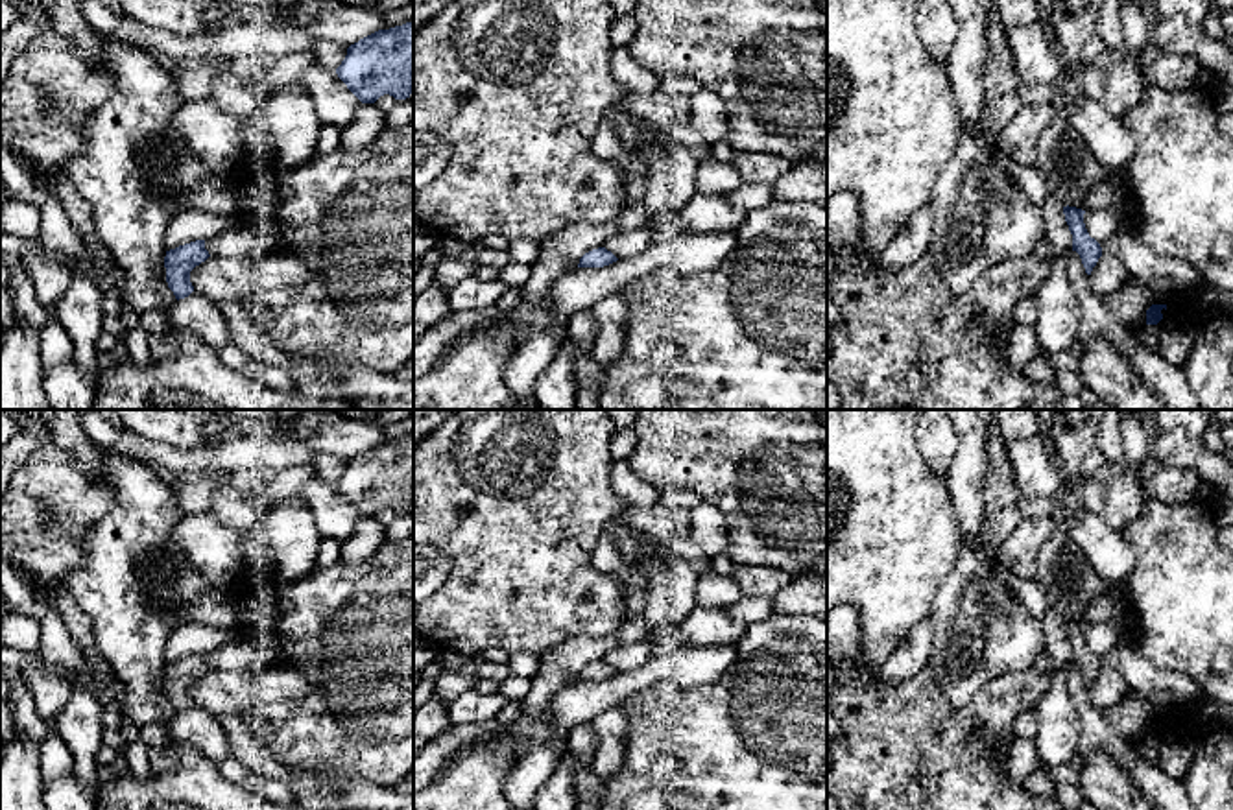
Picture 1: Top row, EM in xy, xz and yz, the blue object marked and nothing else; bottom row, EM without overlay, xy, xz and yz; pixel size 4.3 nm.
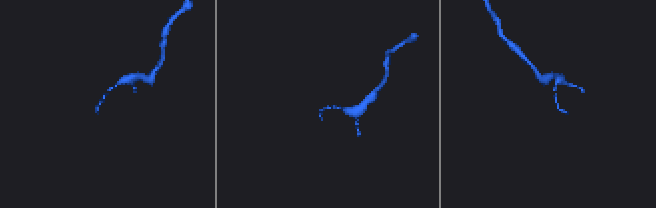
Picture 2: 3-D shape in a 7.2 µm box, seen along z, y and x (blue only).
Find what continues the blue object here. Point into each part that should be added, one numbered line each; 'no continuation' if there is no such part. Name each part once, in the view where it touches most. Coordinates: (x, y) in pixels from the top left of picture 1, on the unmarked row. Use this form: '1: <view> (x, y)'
no continuation

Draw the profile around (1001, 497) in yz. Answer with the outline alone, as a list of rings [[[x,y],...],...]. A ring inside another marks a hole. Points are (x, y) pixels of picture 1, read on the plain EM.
[[[997,417],[989,421],[986,445],[984,496],[984,542],[991,552],[999,552],[1004,541],[1023,520],[1019,509],[1021,491],[1013,478],[1013,465],[1008,456],[1008,441],[1002,437]]]

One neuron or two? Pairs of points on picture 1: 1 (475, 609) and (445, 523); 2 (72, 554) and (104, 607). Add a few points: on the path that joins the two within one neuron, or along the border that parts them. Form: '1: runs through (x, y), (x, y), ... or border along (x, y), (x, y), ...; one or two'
1: runs through (478, 587), (467, 545); one
2: border along (96, 523), (82, 541), (85, 558), (61, 578); two

